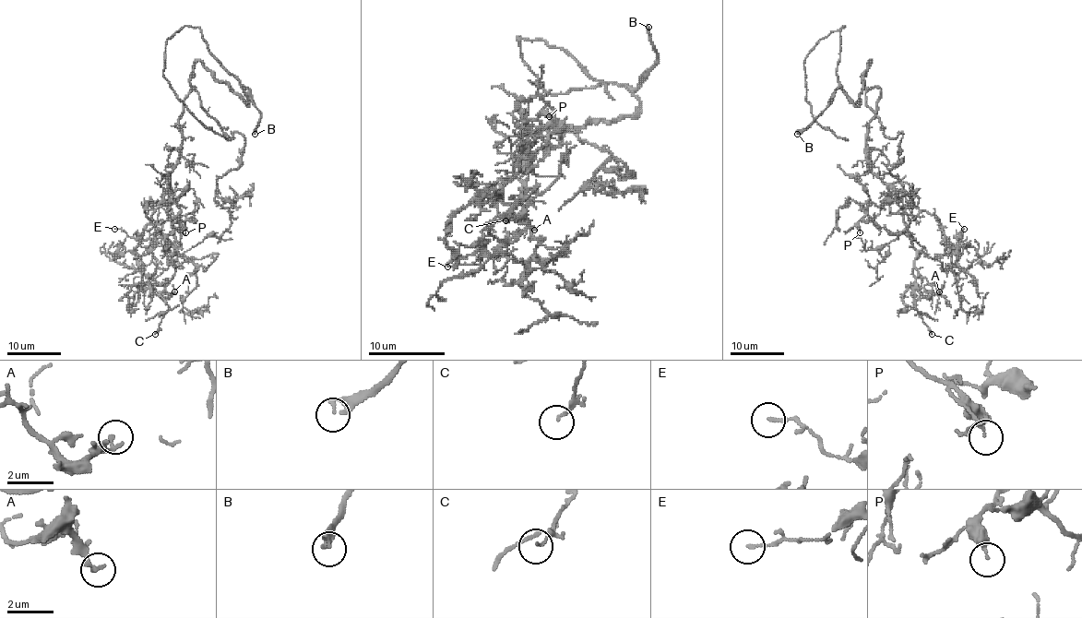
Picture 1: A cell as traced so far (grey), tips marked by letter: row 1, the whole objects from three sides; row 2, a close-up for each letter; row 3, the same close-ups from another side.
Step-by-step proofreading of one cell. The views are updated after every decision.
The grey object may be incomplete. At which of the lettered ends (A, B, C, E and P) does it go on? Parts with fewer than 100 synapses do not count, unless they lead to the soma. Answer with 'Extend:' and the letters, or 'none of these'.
Extend: B

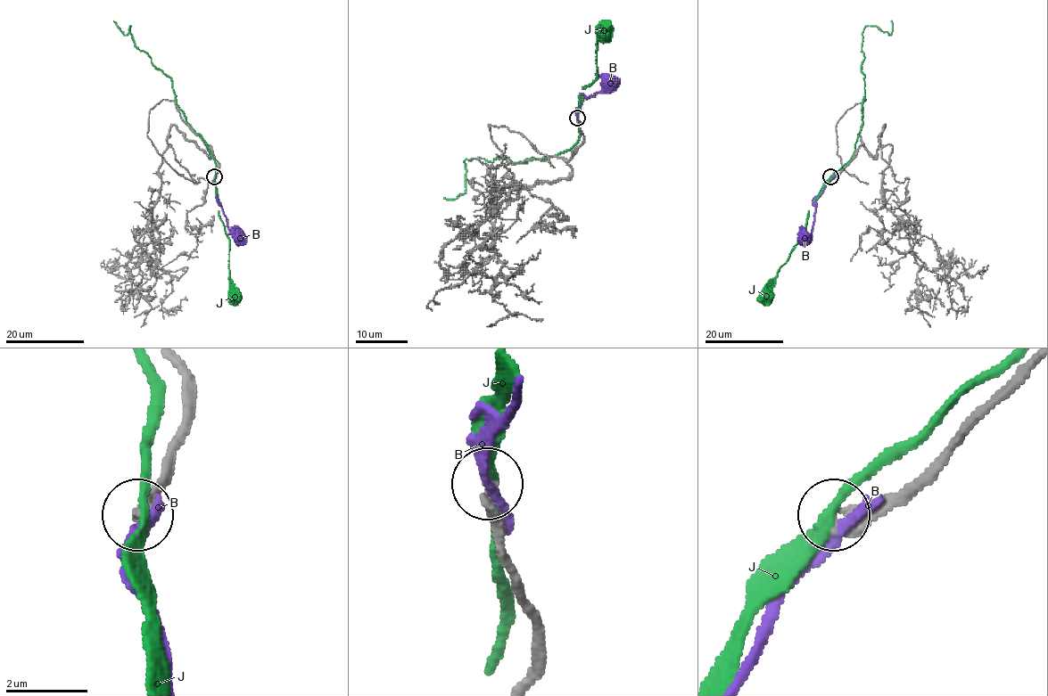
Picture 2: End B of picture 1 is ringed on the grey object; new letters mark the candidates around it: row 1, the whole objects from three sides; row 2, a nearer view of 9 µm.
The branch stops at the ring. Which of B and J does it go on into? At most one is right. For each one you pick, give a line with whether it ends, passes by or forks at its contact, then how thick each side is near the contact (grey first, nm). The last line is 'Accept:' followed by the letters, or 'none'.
Accept: none

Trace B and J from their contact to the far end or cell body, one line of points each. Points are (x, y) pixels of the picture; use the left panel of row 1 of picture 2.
B: (215, 177), (218, 200), (228, 230), (239, 239)
J: (215, 177), (218, 217), (228, 239), (228, 290), (234, 295)

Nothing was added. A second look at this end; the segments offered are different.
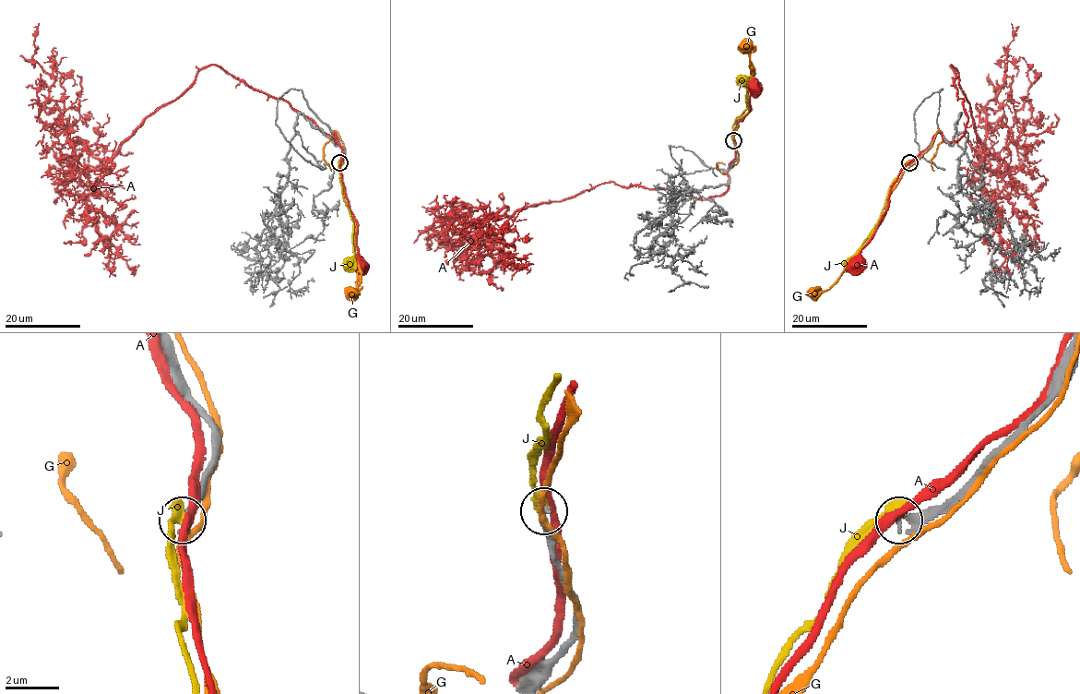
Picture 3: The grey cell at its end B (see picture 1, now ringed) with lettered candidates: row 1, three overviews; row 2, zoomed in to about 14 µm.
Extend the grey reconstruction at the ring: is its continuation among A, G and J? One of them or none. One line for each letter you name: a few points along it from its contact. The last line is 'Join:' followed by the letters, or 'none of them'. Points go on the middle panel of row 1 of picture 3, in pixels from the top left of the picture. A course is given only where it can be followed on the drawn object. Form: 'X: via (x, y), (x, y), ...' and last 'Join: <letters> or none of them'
Join: none of them

